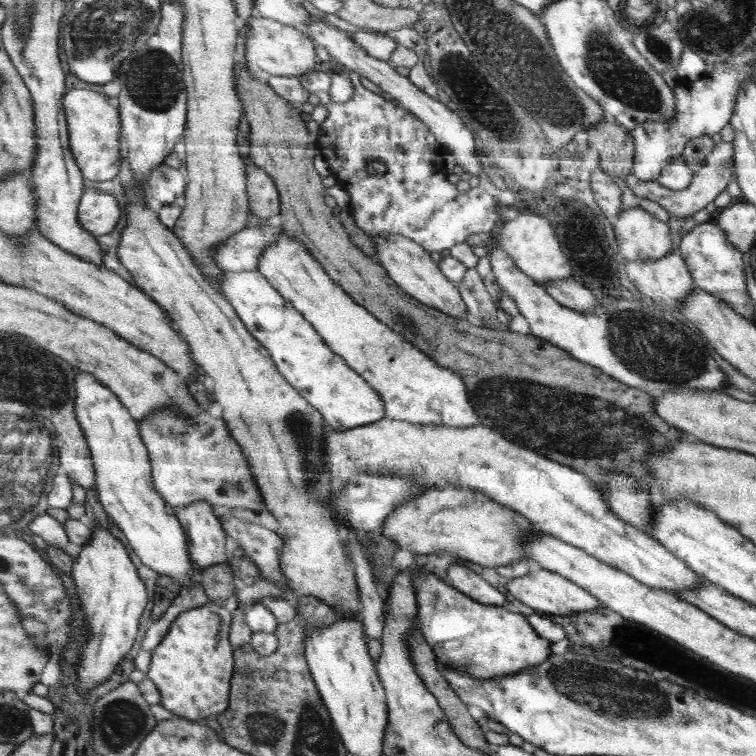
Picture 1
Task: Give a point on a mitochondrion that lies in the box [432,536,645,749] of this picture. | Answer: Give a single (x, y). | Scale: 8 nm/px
(623, 635)

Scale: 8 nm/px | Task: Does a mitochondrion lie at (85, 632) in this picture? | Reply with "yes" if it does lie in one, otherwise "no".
no

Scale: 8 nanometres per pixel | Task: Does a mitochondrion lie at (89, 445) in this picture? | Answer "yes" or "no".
no

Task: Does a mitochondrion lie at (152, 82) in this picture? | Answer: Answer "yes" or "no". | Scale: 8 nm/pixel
yes

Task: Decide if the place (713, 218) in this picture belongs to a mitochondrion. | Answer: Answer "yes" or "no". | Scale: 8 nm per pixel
no

